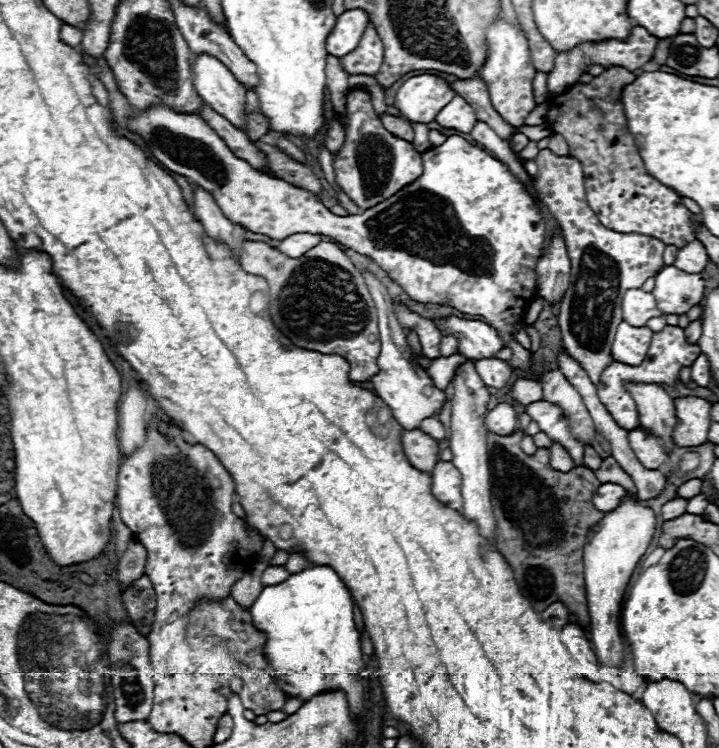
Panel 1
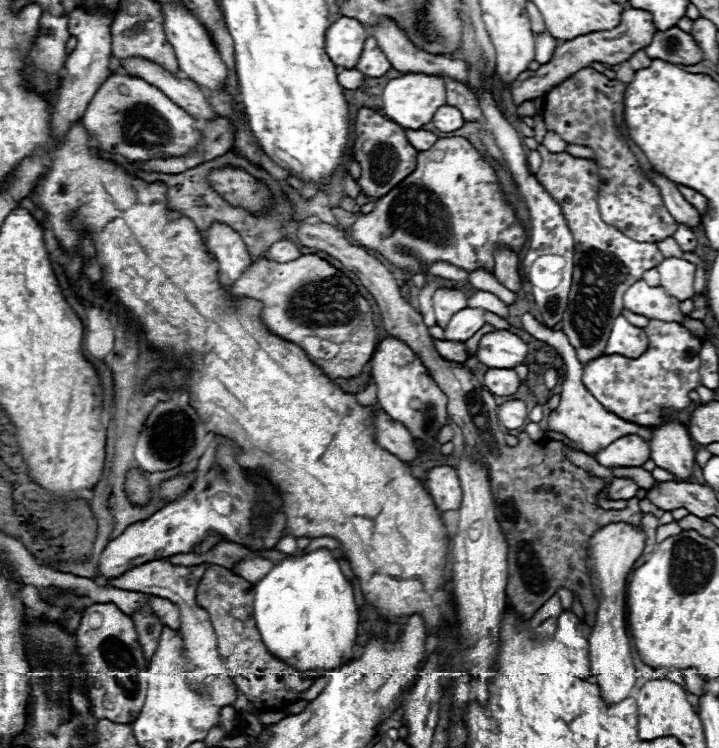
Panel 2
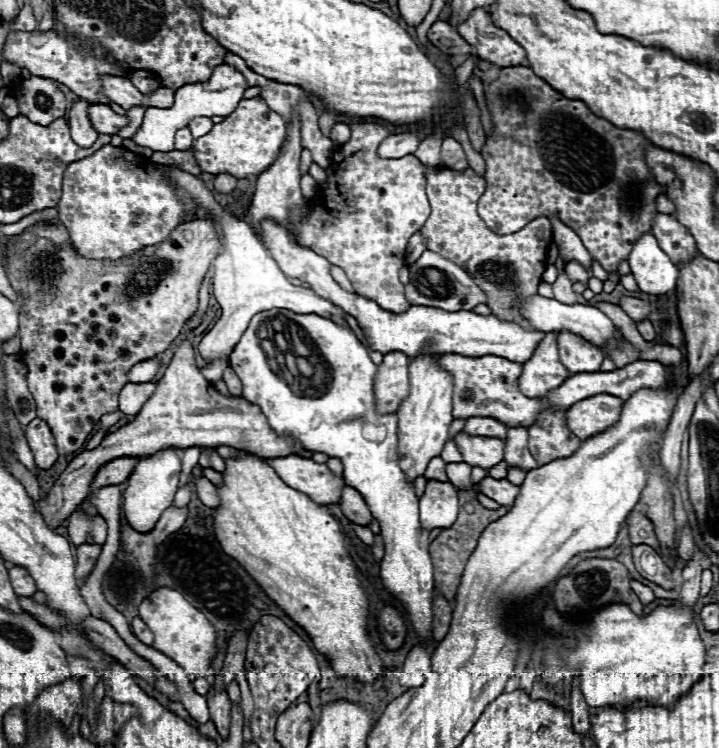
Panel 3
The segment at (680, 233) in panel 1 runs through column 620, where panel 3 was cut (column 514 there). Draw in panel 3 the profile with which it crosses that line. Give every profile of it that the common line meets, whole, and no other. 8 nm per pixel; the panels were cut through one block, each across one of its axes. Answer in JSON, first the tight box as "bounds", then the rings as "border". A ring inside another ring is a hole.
{"bounds":[478,66,664,272],"border":[[[524,66],[502,68],[500,78],[488,84],[484,94],[492,114],[494,132],[486,138],[482,148],[486,160],[486,192],[478,202],[480,218],[496,234],[514,234],[534,218],[556,216],[572,226],[592,258],[598,260],[606,272],[616,272],[620,262],[628,258],[634,242],[652,230],[654,214],[658,214],[656,198],[664,194],[664,188],[656,182],[646,164],[646,146],[650,140],[642,132],[616,128],[608,120],[592,114],[582,100],[562,96]],[[512,94],[520,94],[520,98],[530,102],[526,114],[510,98]]]}

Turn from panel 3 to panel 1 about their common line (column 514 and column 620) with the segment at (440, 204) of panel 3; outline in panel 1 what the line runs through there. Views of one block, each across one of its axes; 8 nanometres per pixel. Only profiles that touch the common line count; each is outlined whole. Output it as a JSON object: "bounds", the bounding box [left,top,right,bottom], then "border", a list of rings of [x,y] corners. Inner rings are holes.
{"bounds":[534,148,664,384],"border":[[[544,148],[538,152],[536,164],[538,174],[534,178],[534,188],[560,224],[570,258],[570,286],[558,314],[562,344],[572,358],[582,362],[590,380],[598,384],[602,372],[614,362],[610,348],[616,328],[622,322],[622,296],[626,290],[642,286],[650,276],[662,270],[664,244],[644,234],[622,234],[602,226],[584,200],[584,176],[576,158],[556,156],[552,150]]]}

